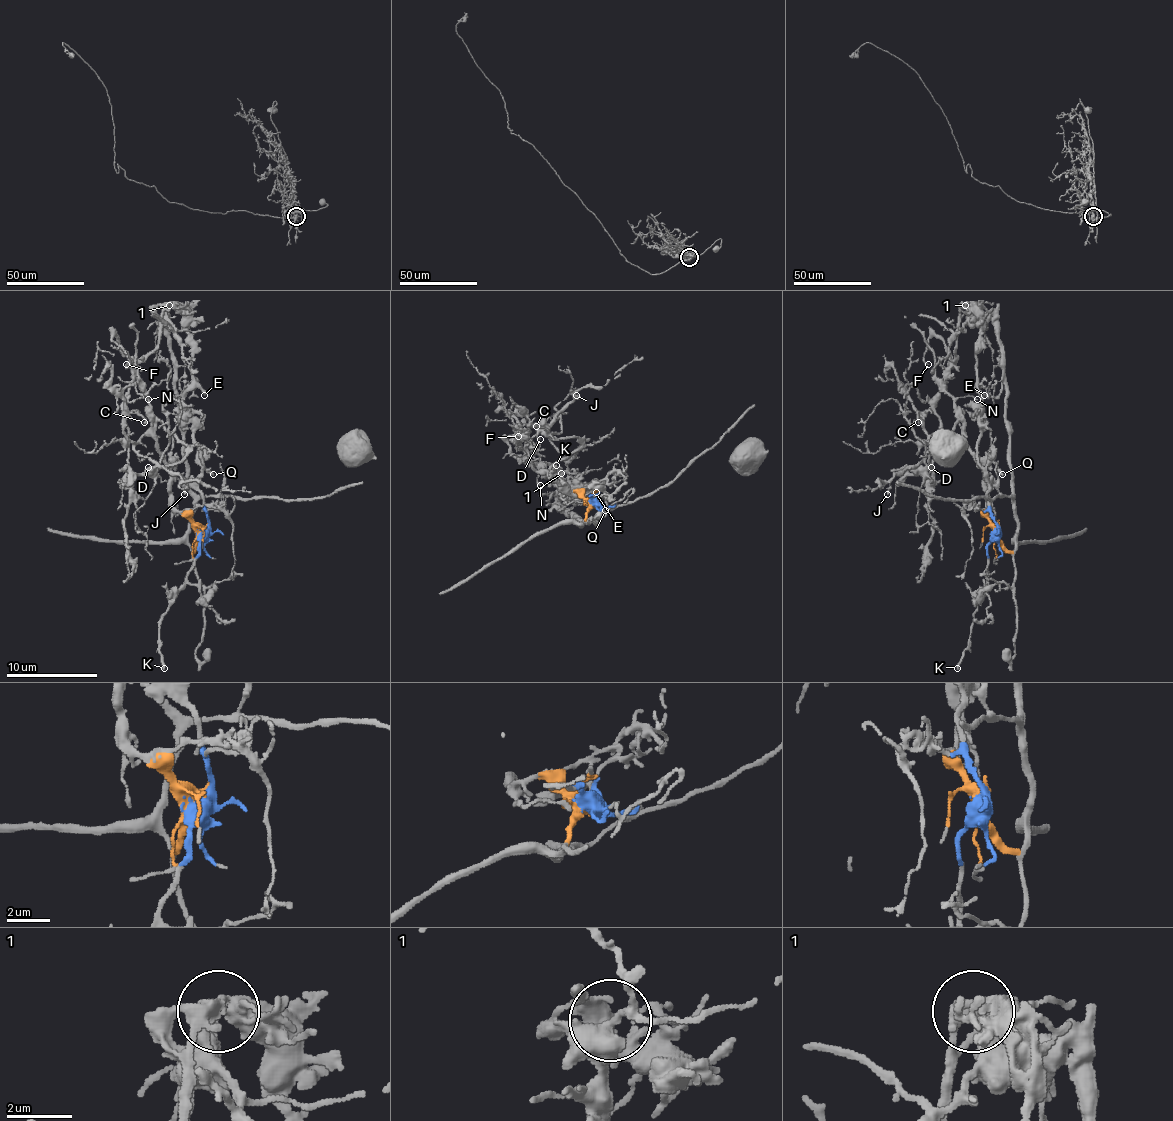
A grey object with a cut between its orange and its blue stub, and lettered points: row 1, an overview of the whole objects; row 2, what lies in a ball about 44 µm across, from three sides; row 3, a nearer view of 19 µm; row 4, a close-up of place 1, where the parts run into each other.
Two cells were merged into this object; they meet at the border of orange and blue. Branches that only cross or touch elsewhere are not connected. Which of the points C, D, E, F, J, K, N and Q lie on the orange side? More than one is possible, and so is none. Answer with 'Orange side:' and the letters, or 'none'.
Orange side: C, D, J, N

